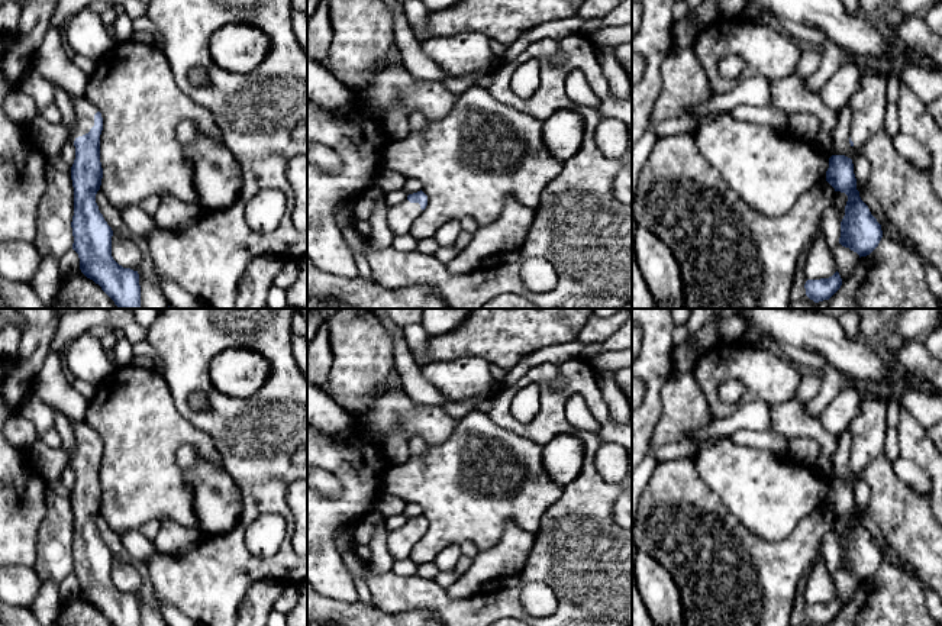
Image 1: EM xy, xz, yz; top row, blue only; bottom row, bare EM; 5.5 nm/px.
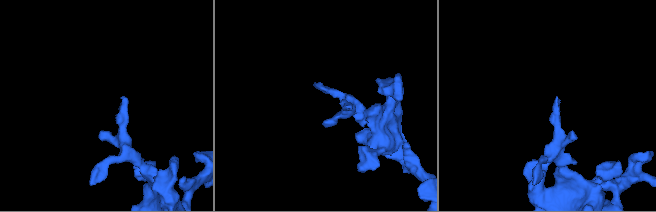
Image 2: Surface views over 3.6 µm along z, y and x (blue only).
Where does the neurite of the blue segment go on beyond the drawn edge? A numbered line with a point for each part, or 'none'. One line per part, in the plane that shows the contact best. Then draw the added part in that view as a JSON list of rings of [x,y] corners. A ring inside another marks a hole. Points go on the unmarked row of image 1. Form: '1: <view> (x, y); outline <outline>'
1: xy (84, 436); outline [[[71,422],[75,435],[75,446],[70,458],[71,465],[90,456],[94,451],[96,432],[83,422]]]

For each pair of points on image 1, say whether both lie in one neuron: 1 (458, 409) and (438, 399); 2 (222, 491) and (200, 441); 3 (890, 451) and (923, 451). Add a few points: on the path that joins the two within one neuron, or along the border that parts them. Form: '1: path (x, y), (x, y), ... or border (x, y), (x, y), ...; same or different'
1: border (449, 402), (441, 406); different
2: border (184, 442), (177, 449), (176, 464), (193, 493); different
3: border (896, 429), (897, 454), (900, 457); different

